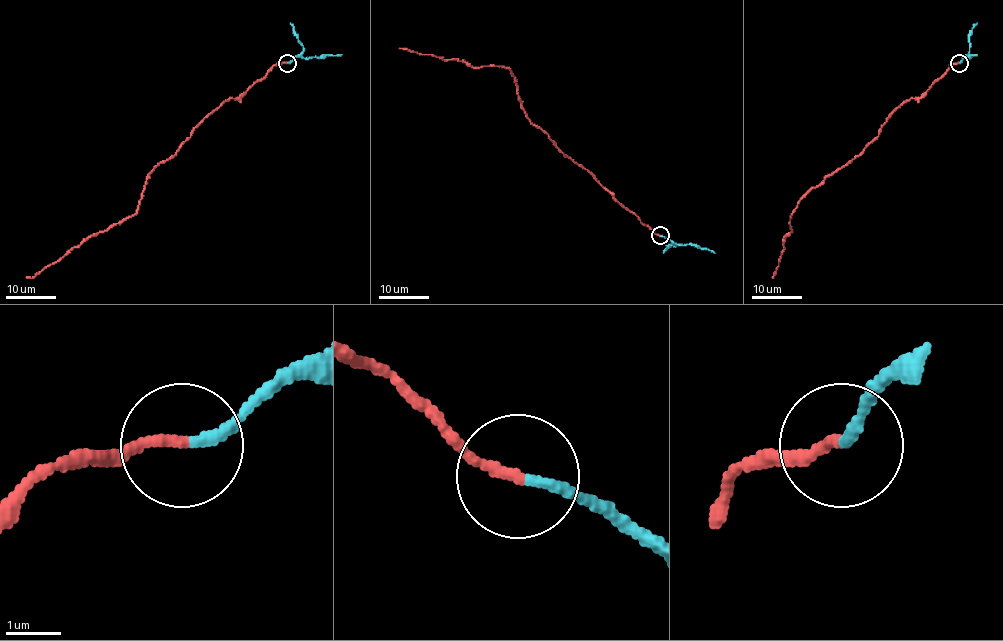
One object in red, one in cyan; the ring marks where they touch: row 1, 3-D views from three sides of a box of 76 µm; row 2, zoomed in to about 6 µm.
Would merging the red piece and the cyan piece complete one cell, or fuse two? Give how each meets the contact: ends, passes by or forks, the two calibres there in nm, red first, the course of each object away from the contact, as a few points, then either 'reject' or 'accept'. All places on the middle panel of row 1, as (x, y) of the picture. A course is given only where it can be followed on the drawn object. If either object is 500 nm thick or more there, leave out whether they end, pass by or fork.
red ends | cyan ends | 190/190 nm | red via (659, 235), (530, 121), (522, 105), (515, 79), (508, 68), (472, 67), (460, 61), (399, 48) | cyan via (661, 235), (683, 245), (696, 244), (715, 253) | reject

